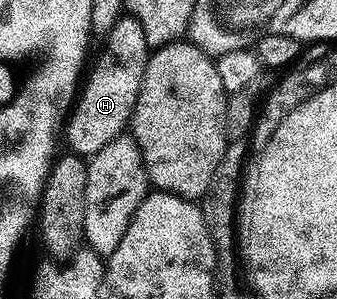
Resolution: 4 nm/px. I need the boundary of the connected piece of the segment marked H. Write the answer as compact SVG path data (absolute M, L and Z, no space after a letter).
M123 16L104 35L105 51L97 63L84 75L75 101L63 126L63 142L72 153L88 160L99 148L107 148L111 140L122 137L133 120L133 109L139 100L139 88L143 84L143 72L151 47L143 40L143 28L131 17Z

